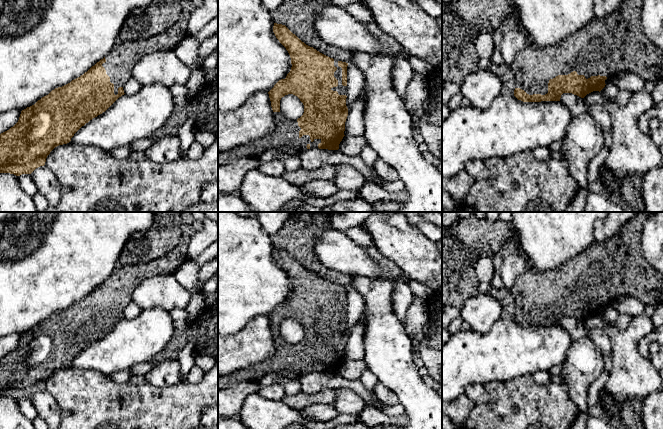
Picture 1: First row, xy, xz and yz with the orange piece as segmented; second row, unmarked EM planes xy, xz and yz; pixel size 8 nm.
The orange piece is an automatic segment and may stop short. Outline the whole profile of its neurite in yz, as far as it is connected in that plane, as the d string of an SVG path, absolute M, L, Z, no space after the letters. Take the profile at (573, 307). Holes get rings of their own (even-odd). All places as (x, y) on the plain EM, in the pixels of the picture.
M646 212L636 215L623 225L612 238L593 243L556 269L541 272L528 267L514 281L510 294L515 302L514 320L523 326L560 325L563 317L572 317L581 322L593 315L601 315L617 299L629 295L639 299L645 306L663 305L663 274L654 270L643 255L641 235L646 221Z

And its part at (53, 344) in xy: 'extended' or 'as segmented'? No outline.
extended

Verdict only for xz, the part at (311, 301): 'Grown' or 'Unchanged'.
Grown

